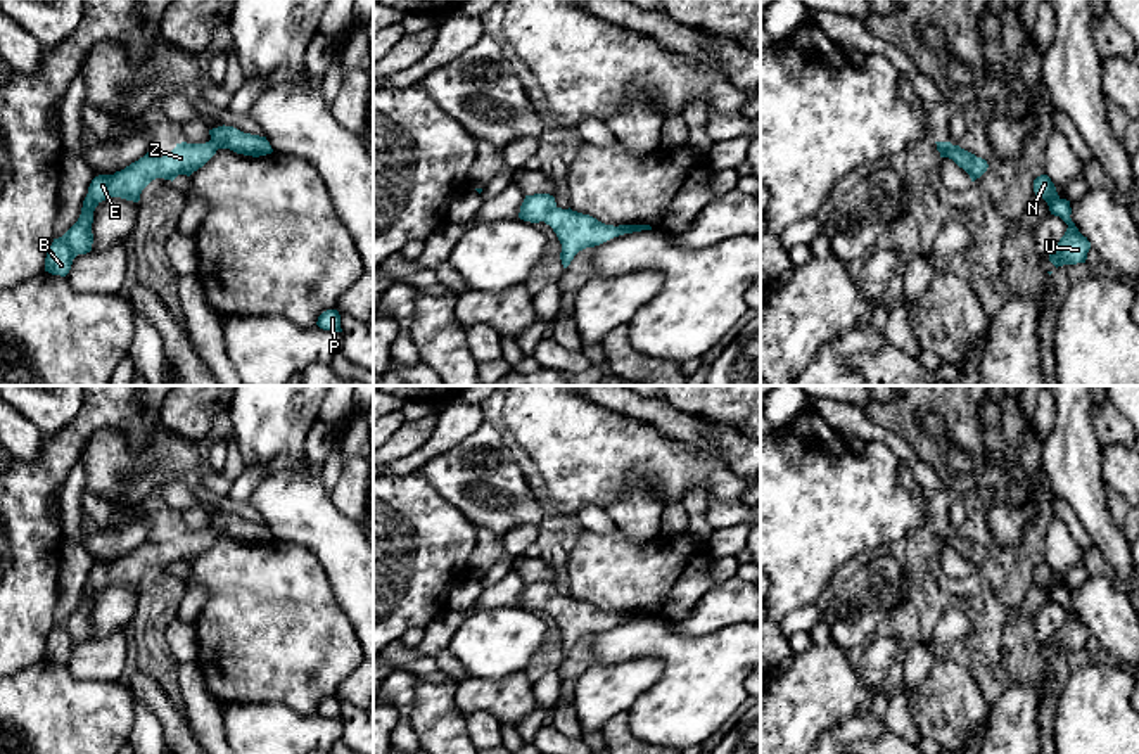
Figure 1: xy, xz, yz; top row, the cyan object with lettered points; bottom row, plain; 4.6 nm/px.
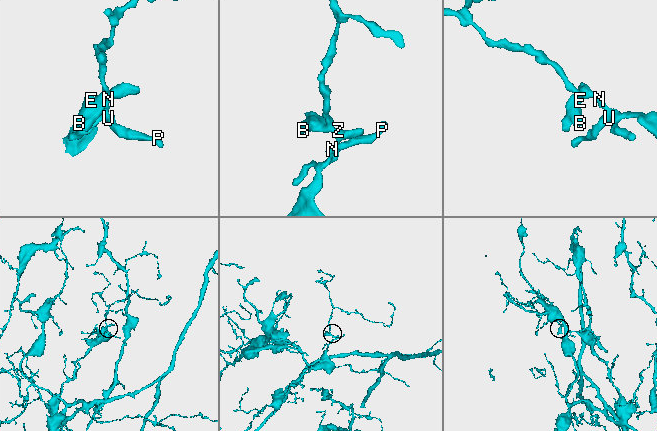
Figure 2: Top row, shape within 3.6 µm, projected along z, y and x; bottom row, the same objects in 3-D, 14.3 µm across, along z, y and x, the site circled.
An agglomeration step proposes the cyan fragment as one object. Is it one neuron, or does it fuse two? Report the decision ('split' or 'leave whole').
leave whole

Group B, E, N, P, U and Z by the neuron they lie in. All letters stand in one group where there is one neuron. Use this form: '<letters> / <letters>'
B E N P U Z

